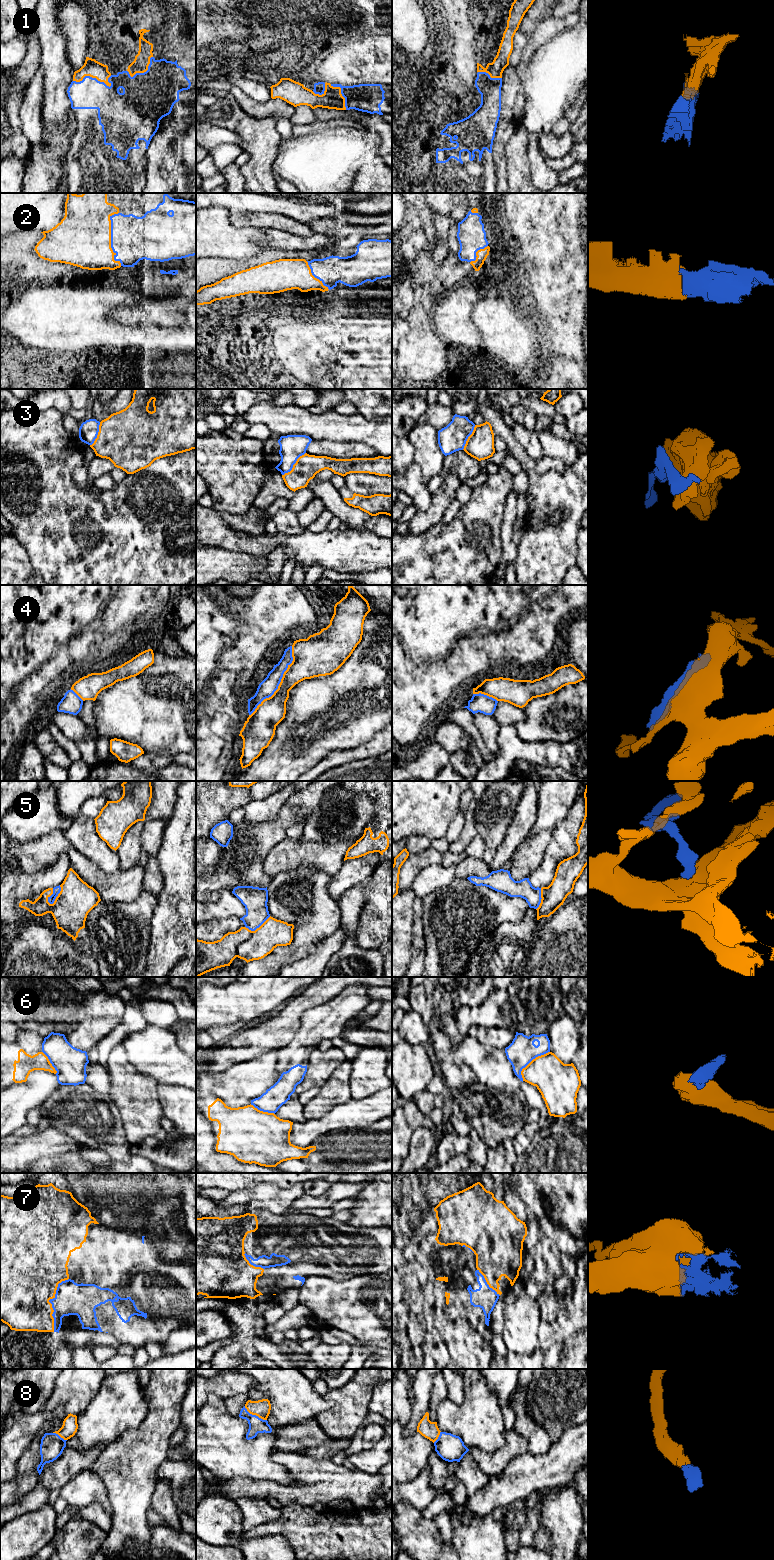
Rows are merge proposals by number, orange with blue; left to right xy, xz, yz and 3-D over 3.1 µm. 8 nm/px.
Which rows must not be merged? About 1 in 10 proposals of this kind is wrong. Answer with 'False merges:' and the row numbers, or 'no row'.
False merges: 3, 4

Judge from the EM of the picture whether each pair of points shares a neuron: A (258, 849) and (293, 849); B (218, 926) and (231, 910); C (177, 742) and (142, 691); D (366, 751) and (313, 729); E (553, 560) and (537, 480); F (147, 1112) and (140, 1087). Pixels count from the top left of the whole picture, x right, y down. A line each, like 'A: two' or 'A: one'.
A: two
B: two
C: one
D: two
E: one
F: one

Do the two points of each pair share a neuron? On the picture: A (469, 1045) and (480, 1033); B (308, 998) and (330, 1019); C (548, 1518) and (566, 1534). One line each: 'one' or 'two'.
A: two
B: two
C: one

